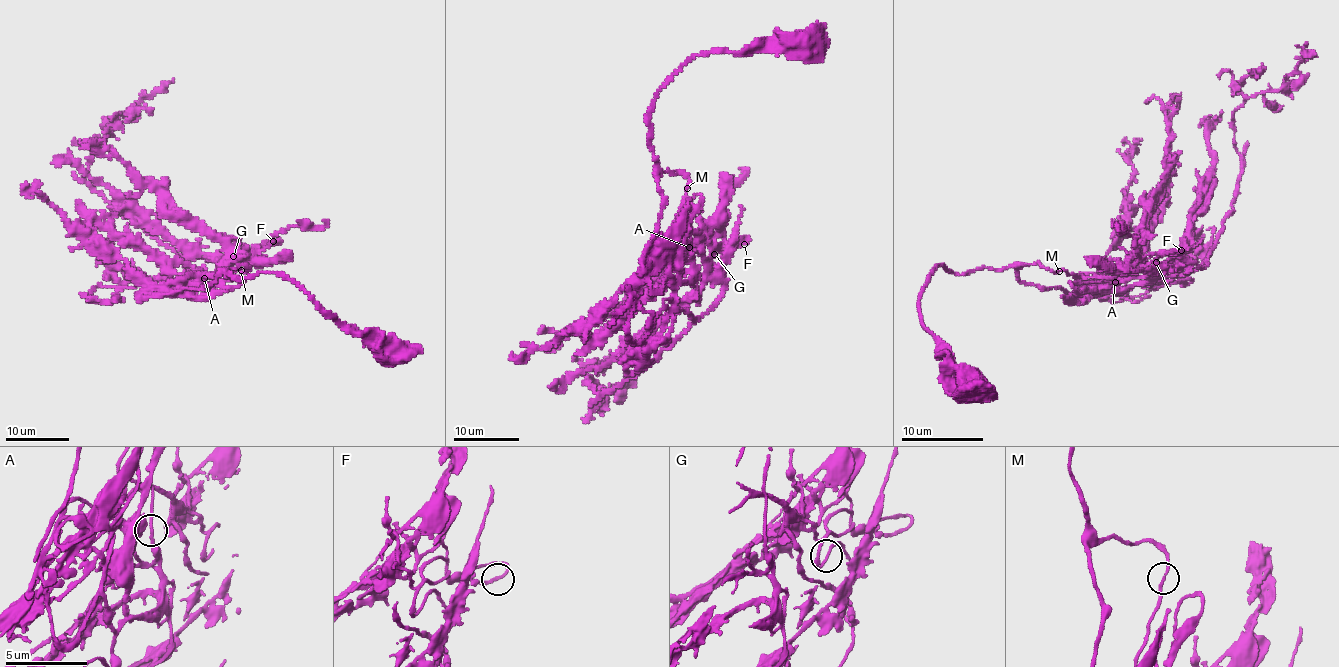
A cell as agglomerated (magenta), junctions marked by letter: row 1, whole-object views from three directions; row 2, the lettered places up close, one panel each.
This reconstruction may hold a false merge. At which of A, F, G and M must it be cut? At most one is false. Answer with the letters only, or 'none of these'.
none of these

